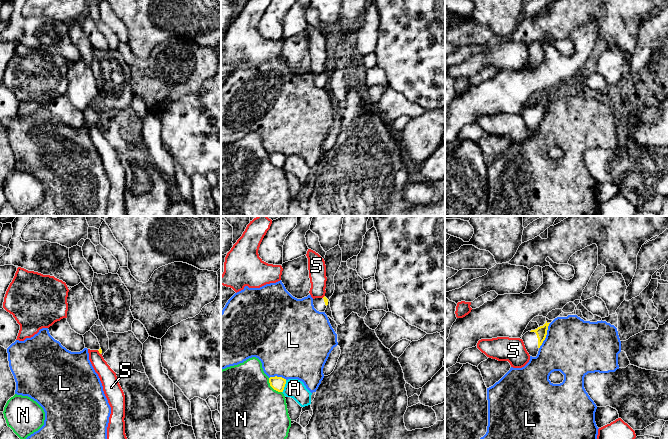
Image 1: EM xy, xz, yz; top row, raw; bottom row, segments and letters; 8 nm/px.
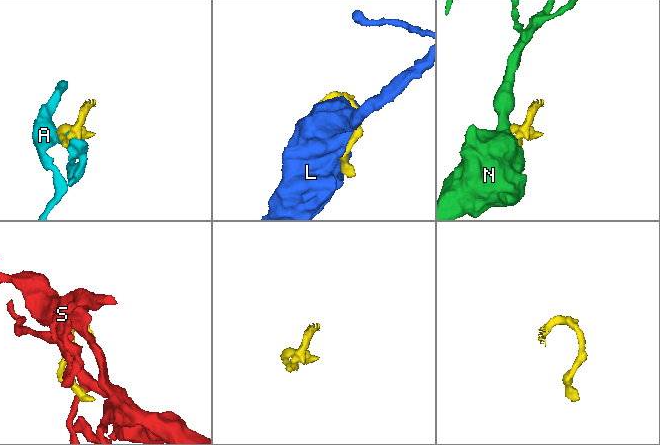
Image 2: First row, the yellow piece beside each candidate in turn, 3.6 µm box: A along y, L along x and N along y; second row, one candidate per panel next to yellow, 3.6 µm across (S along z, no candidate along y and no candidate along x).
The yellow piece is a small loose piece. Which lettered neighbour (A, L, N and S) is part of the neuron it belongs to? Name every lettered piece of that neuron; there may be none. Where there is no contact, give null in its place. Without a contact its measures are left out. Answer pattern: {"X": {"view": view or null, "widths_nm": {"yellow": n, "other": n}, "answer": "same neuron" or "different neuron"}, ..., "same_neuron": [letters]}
{"A": {"view": "xz", "widths_nm": {"yellow": 110, "other": 160}, "answer": "different neuron"}, "L": {"view": "yz", "widths_nm": {"yellow": 90, "other": 460}, "answer": "different neuron"}, "N": {"view": "xz", "widths_nm": {"yellow": 110, "other": 500}, "answer": "different neuron"}, "S": {"view": "xy", "widths_nm": {"yellow": 30, "other": 140}, "answer": "different neuron"}, "same_neuron": []}

